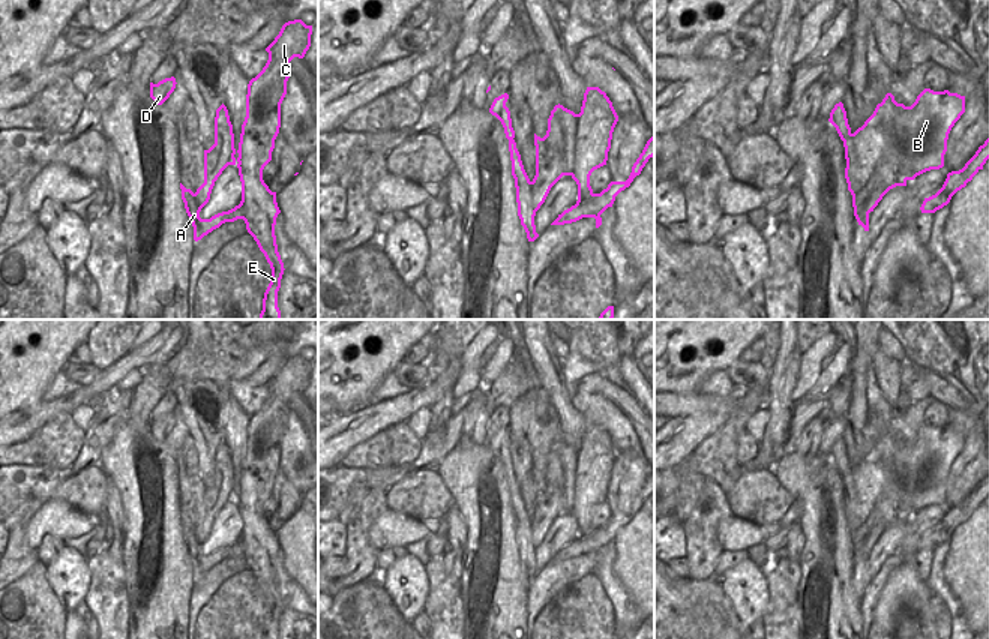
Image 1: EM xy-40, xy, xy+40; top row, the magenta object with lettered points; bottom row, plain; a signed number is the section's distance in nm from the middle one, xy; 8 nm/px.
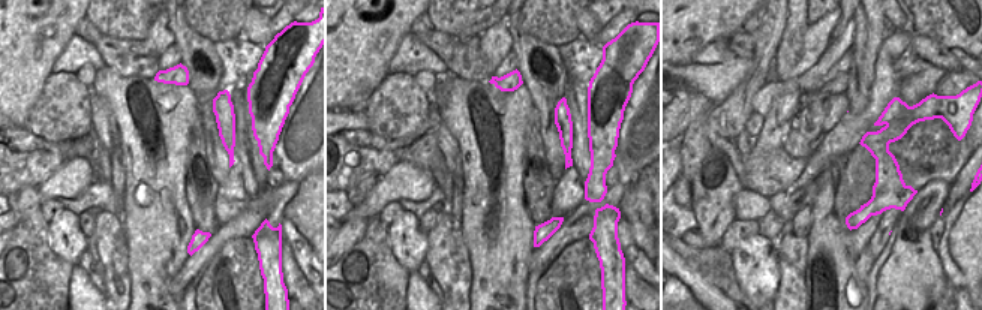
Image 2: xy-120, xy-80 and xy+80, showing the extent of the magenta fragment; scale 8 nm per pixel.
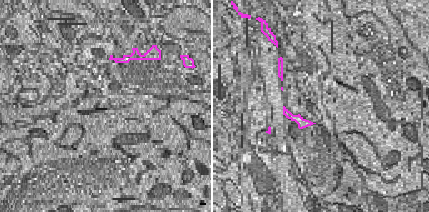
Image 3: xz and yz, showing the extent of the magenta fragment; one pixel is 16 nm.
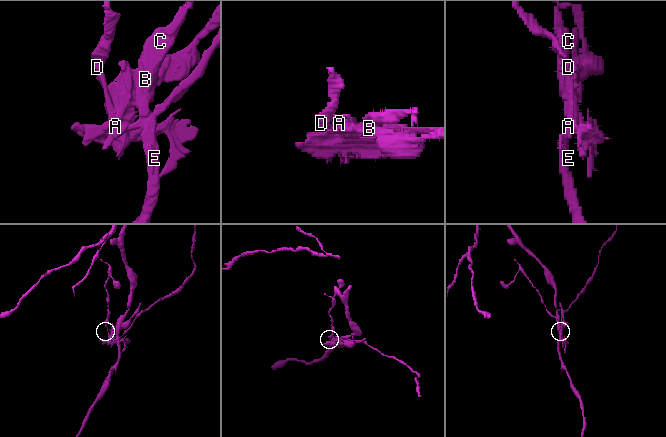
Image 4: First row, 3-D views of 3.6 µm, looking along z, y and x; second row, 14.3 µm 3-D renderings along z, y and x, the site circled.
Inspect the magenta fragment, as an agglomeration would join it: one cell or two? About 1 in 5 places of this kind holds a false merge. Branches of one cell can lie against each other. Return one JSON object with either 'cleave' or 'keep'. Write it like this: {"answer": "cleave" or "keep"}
{"answer": "cleave"}

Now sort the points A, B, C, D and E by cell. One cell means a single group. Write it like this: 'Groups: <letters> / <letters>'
Groups: A B C E / D

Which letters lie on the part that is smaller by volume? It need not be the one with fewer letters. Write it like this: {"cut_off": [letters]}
{"cut_off": ["D"]}

